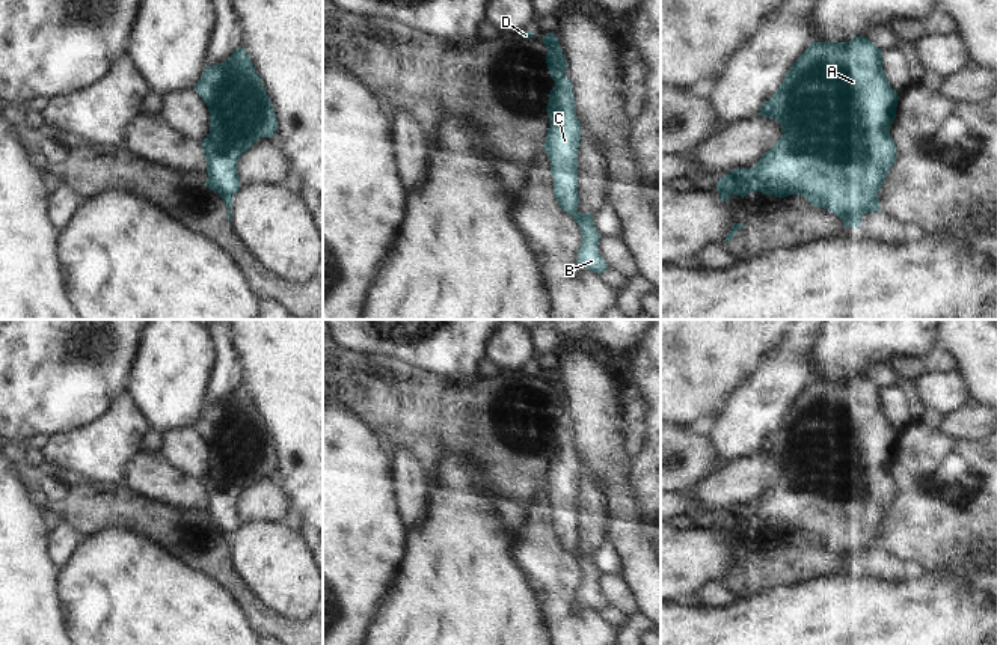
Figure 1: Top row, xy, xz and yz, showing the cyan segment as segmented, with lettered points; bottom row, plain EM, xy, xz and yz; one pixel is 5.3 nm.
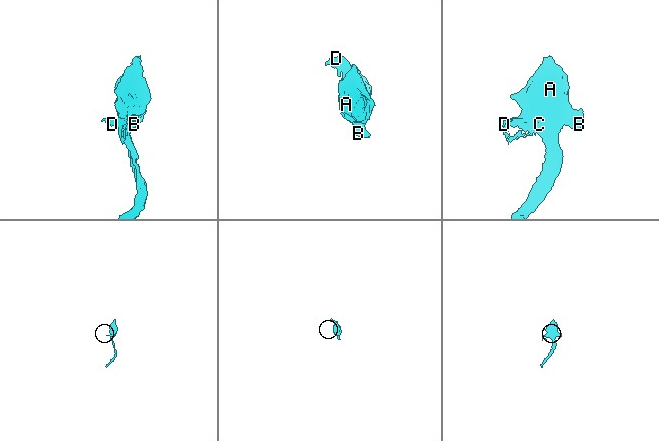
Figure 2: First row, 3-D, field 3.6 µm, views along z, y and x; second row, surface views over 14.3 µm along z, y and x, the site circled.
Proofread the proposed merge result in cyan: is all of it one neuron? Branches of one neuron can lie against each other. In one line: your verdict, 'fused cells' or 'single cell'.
fused cells

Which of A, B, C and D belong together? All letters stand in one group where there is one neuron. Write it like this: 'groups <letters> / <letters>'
groups A B C / D

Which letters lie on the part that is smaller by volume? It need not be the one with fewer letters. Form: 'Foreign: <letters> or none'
Foreign: D

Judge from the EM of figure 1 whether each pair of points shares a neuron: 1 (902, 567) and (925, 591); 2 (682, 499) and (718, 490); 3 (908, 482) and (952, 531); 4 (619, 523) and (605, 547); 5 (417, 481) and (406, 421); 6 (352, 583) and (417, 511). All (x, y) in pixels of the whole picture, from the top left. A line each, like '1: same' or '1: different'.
1: different
2: different
3: same
4: different
5: different
6: different

